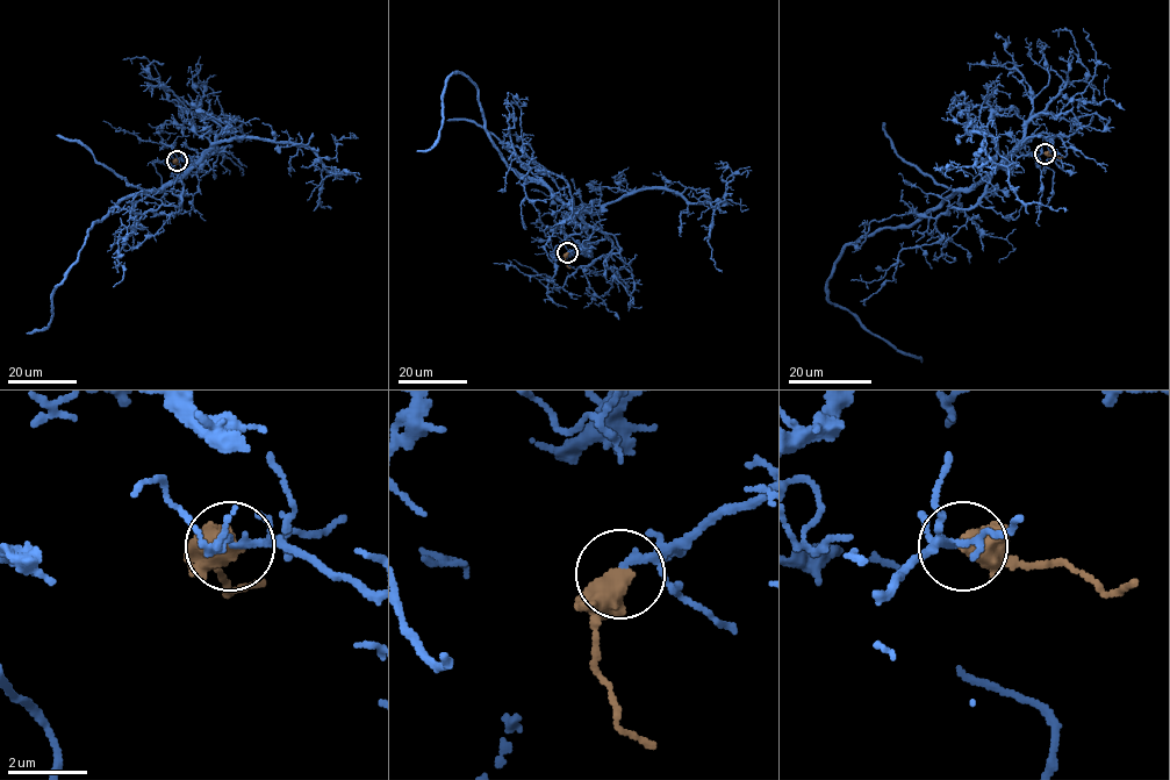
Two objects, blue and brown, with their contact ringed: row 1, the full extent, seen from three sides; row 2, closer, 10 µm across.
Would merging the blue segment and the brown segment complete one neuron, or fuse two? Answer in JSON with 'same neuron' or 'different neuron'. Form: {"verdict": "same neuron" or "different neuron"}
{"verdict": "same neuron"}

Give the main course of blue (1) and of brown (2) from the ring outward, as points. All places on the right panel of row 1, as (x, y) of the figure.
1: (1043, 154), (1010, 154), (977, 183), (907, 226), (860, 237), (837, 263), (827, 299), (921, 362)
2: (1043, 154), (1063, 157)

